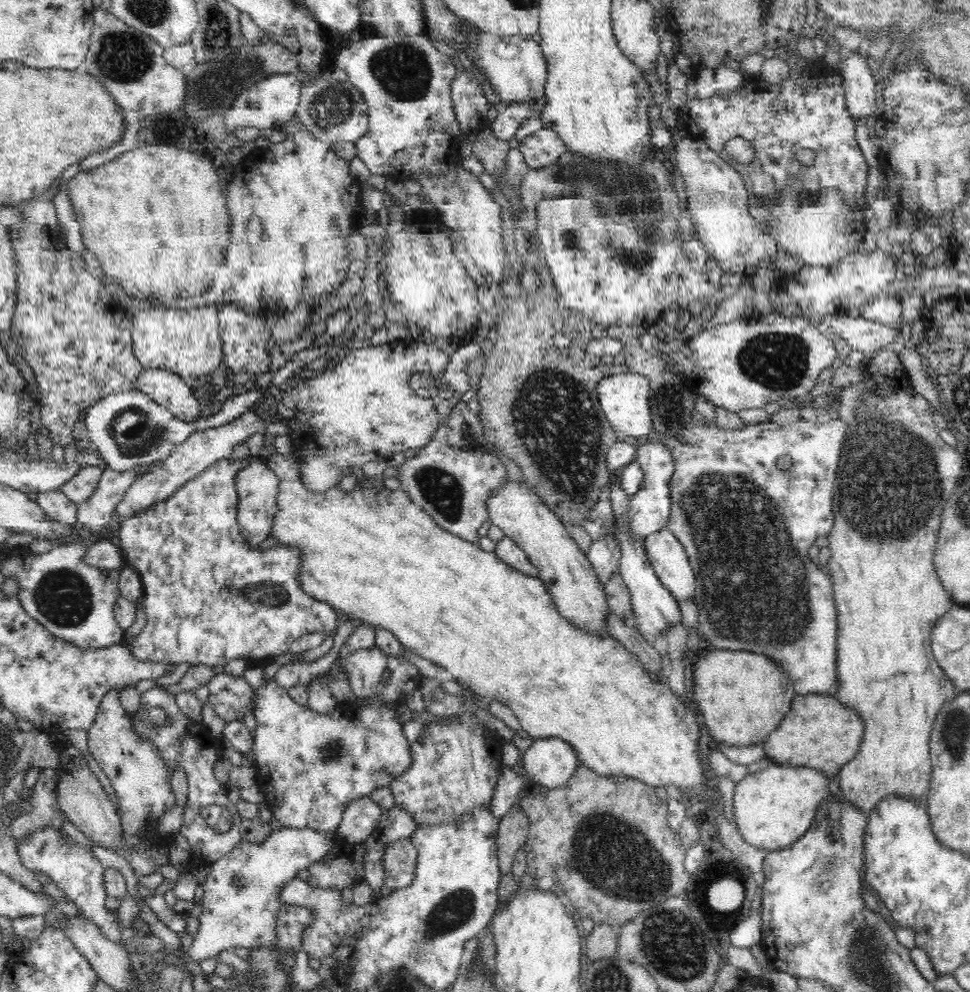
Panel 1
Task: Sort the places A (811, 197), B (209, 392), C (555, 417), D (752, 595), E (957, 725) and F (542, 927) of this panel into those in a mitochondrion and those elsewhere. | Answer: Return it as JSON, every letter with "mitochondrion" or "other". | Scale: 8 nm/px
{"A":"other","B":"mitochondrion","C":"mitochondrion","D":"mitochondrion","E":"mitochondrion","F":"other"}

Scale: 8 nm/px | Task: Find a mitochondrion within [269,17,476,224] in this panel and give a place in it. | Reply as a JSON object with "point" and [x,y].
{"point":[404,70]}

